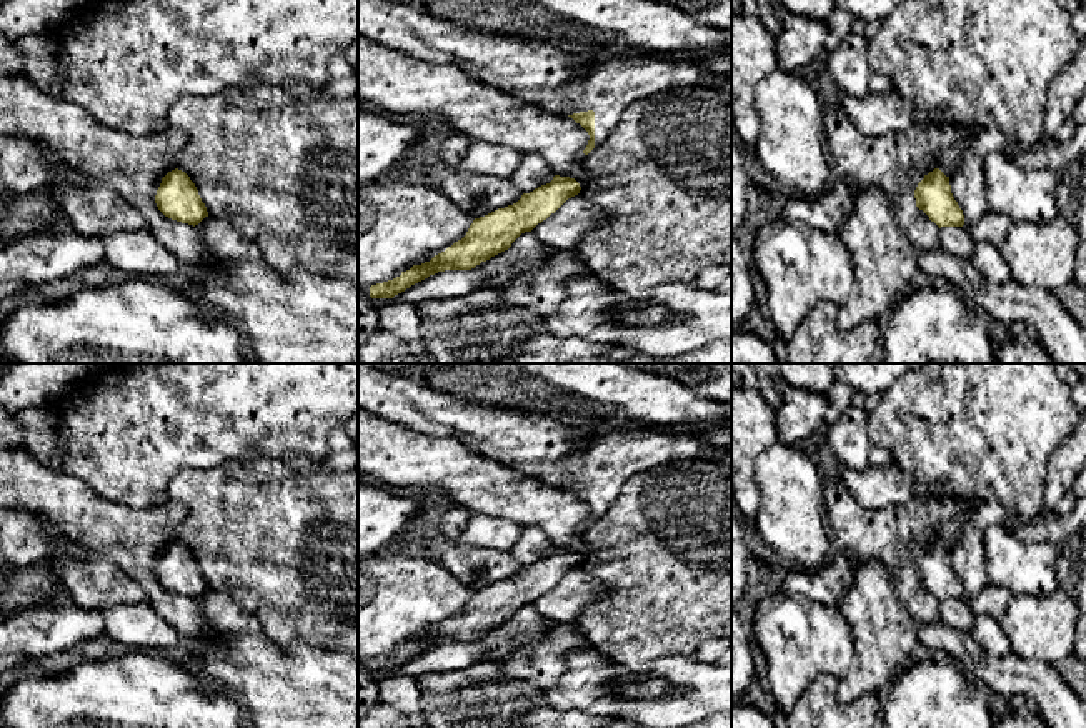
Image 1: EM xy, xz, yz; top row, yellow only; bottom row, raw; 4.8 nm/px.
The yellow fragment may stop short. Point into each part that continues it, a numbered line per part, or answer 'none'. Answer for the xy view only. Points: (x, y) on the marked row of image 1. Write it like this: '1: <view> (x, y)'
none

